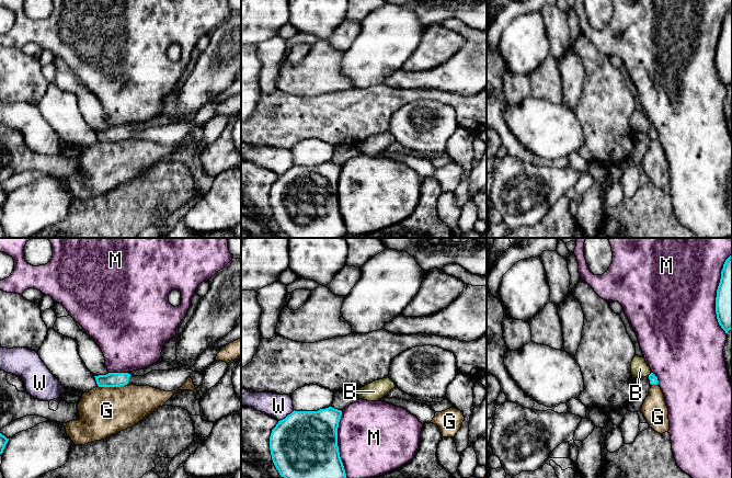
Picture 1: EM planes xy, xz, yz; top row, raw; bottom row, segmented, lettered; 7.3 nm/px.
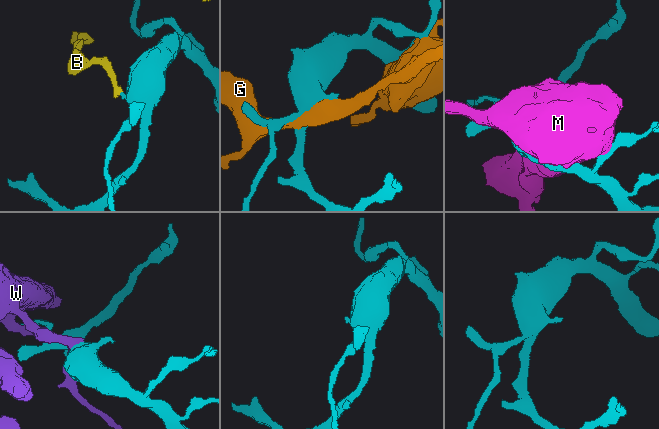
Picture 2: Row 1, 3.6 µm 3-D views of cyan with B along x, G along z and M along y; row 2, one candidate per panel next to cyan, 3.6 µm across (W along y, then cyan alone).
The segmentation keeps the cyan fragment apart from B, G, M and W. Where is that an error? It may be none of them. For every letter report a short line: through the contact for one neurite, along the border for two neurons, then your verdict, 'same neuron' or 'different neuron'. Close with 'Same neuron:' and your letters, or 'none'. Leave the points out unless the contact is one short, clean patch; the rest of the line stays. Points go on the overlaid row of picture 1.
B: line yz (651, 373), (648, 375); different neuron
G: different neuron
M: different neuron
W: different neuron
Same neuron: none

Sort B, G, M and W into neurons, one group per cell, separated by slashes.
B / G / M / W

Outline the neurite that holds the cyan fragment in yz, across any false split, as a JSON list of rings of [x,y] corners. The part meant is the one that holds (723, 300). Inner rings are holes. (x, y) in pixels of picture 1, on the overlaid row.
[[[732,254],[725,260],[717,289],[716,314],[721,328],[732,329]]]

